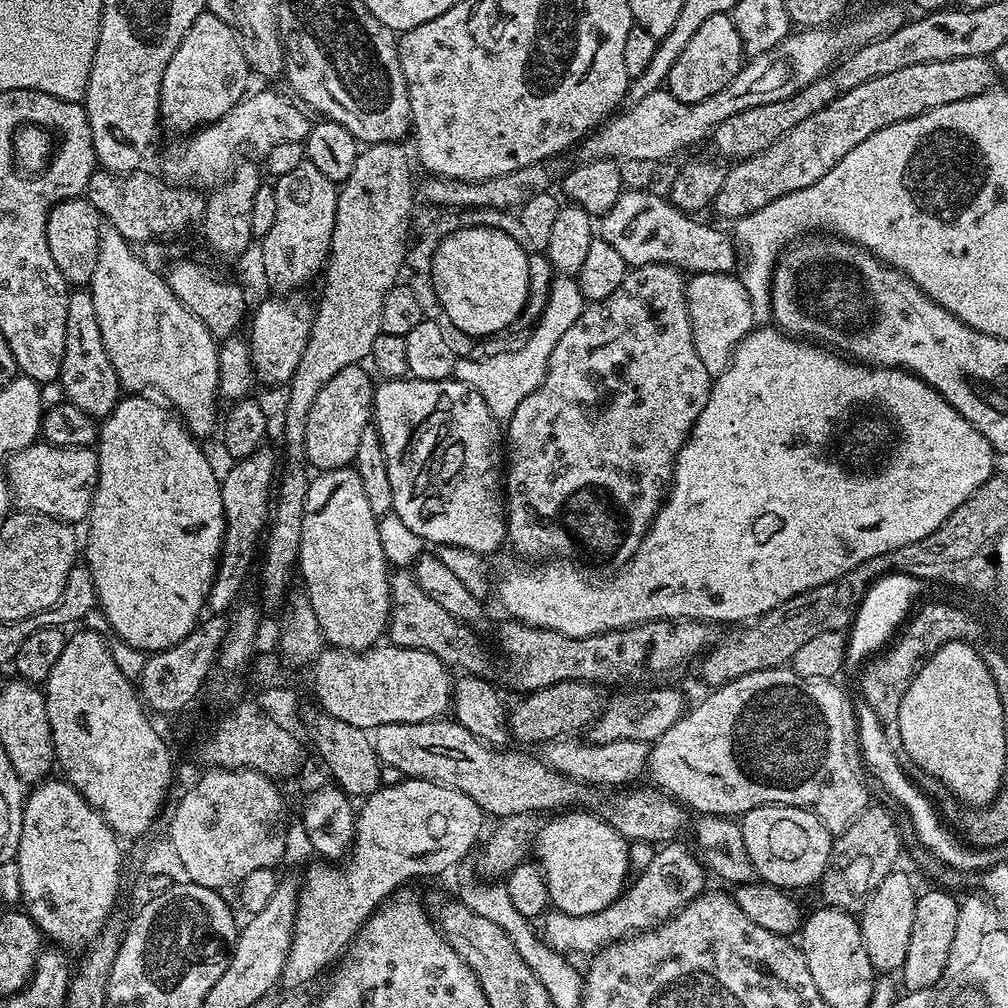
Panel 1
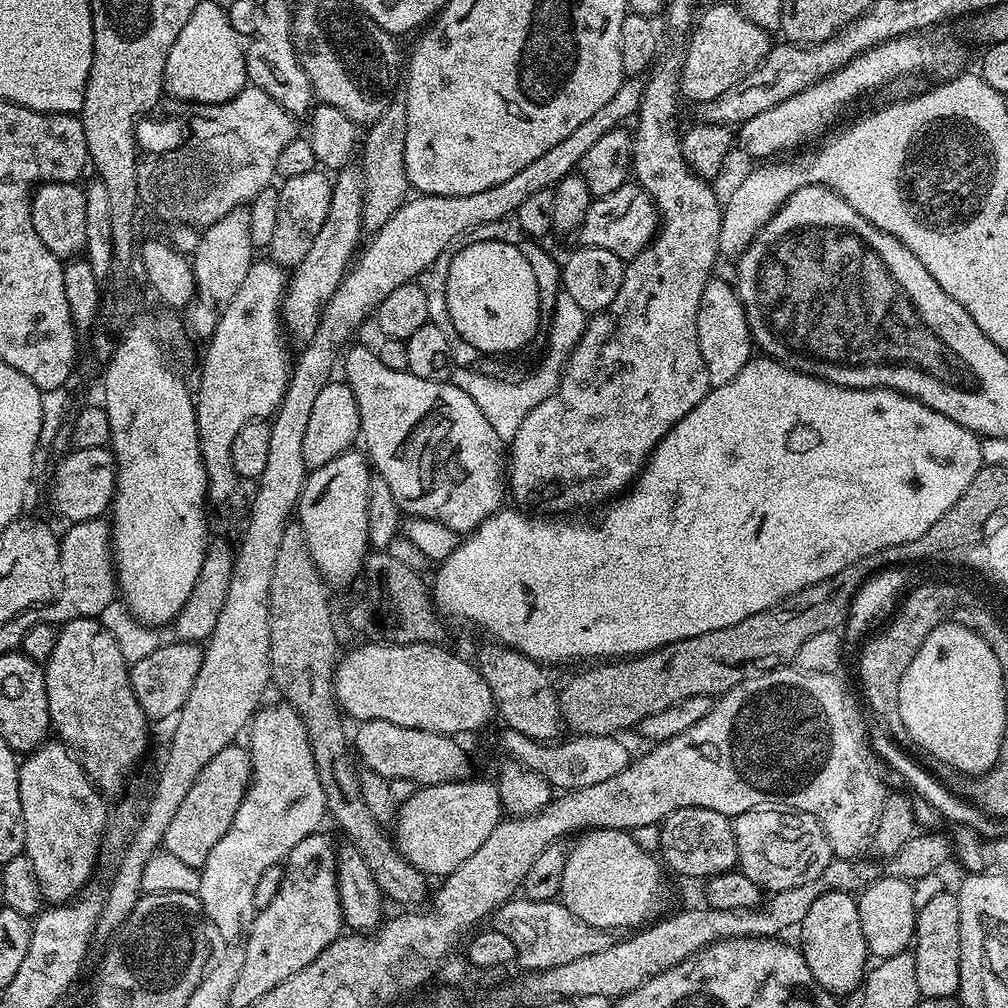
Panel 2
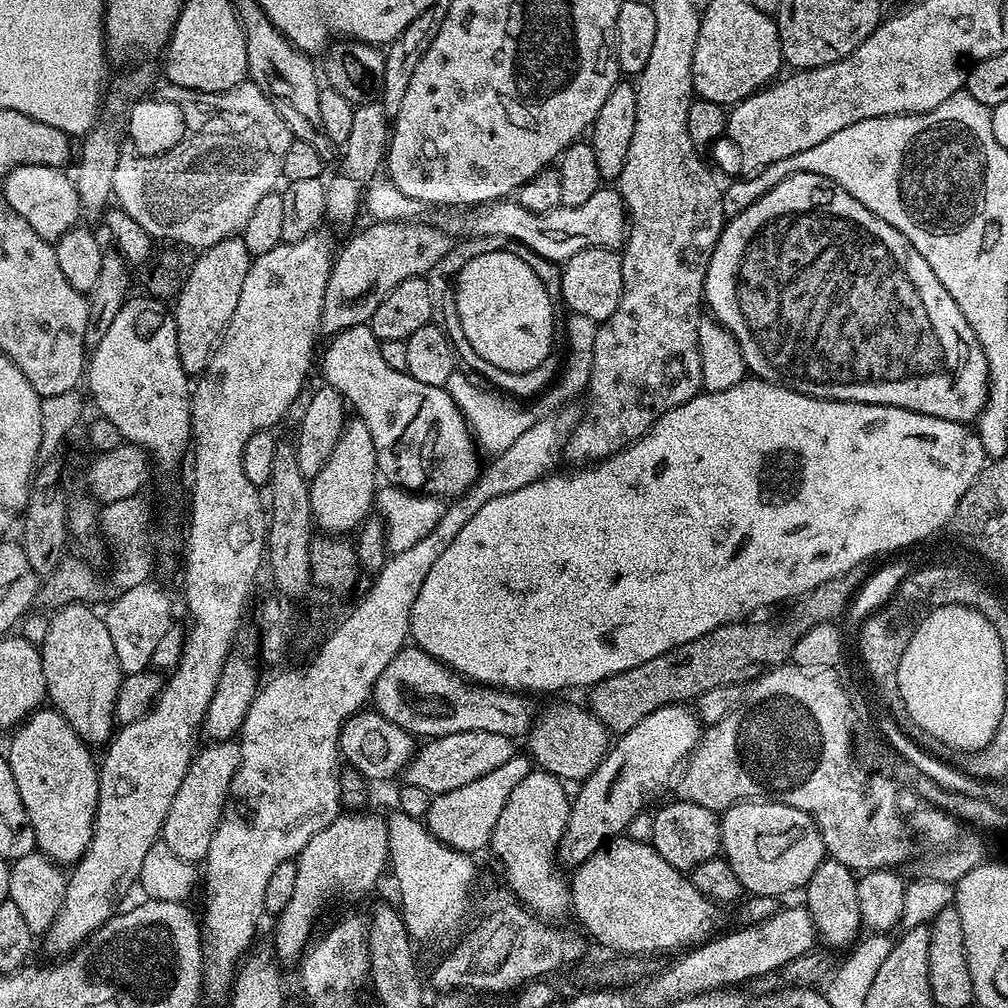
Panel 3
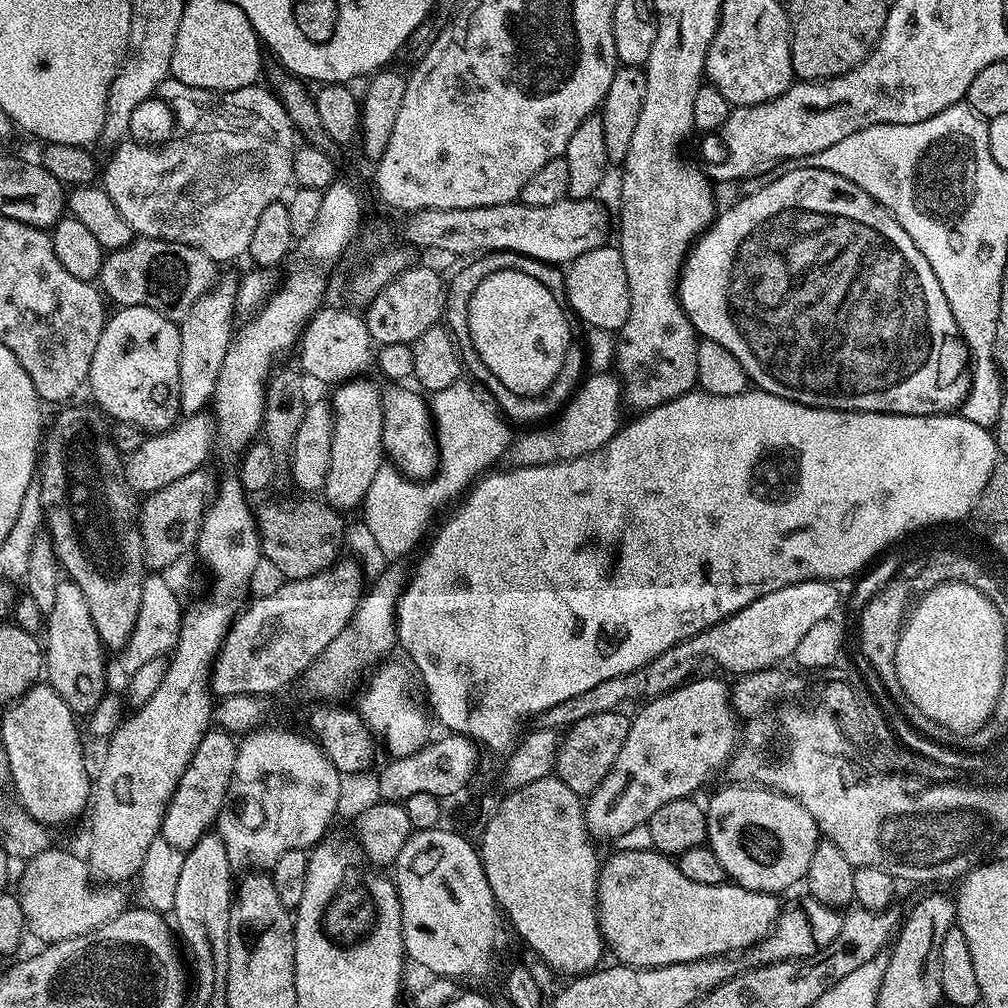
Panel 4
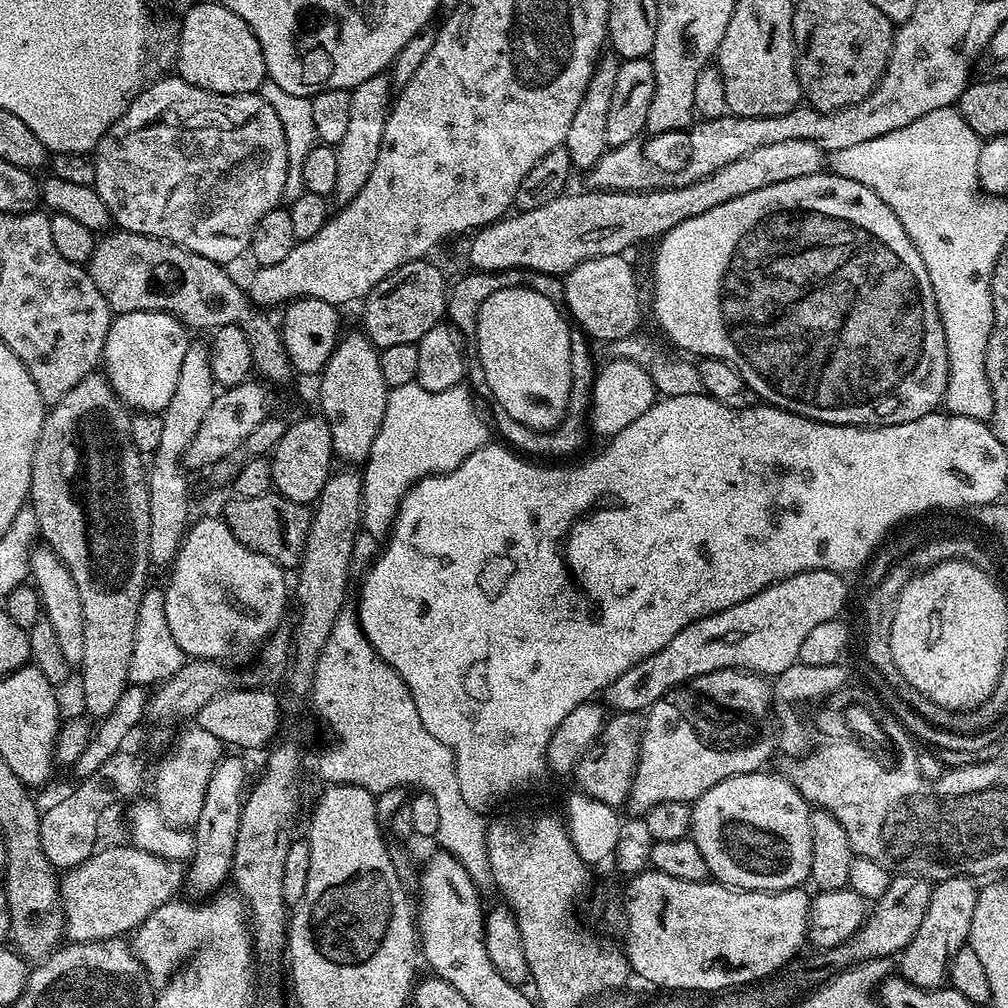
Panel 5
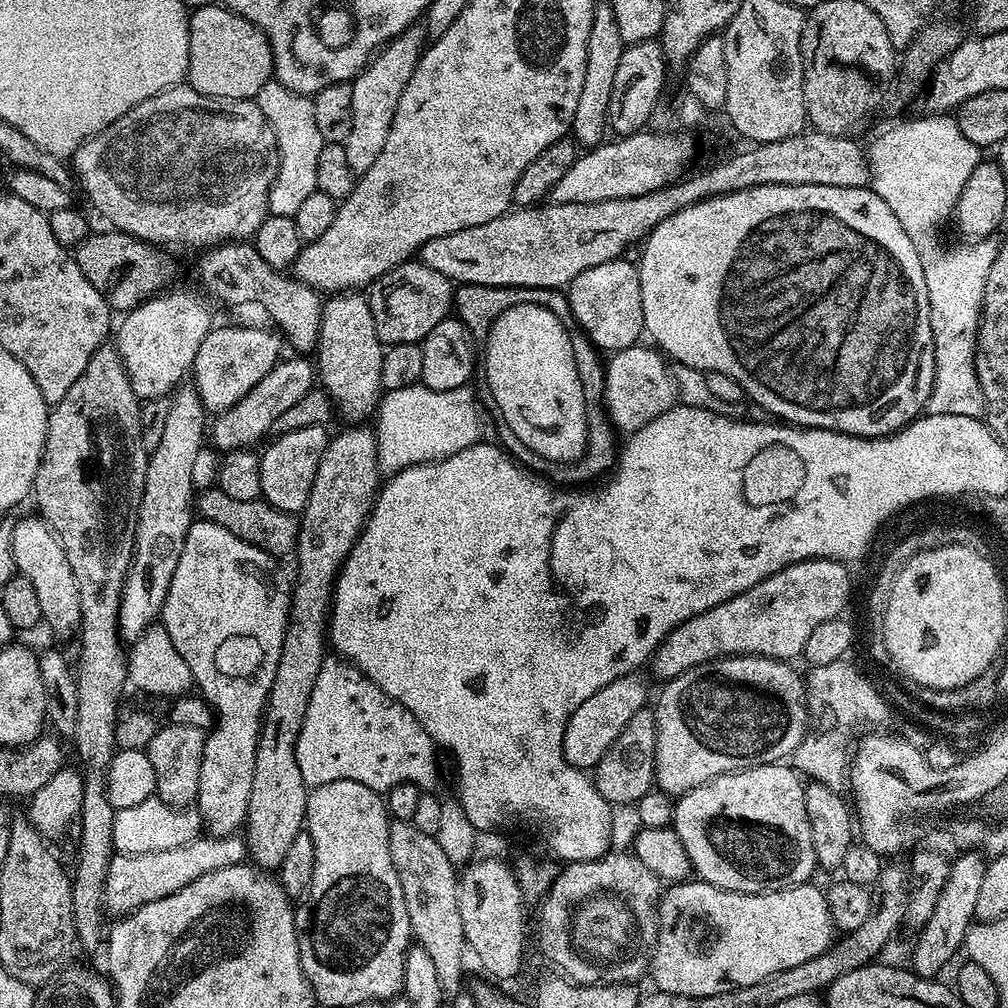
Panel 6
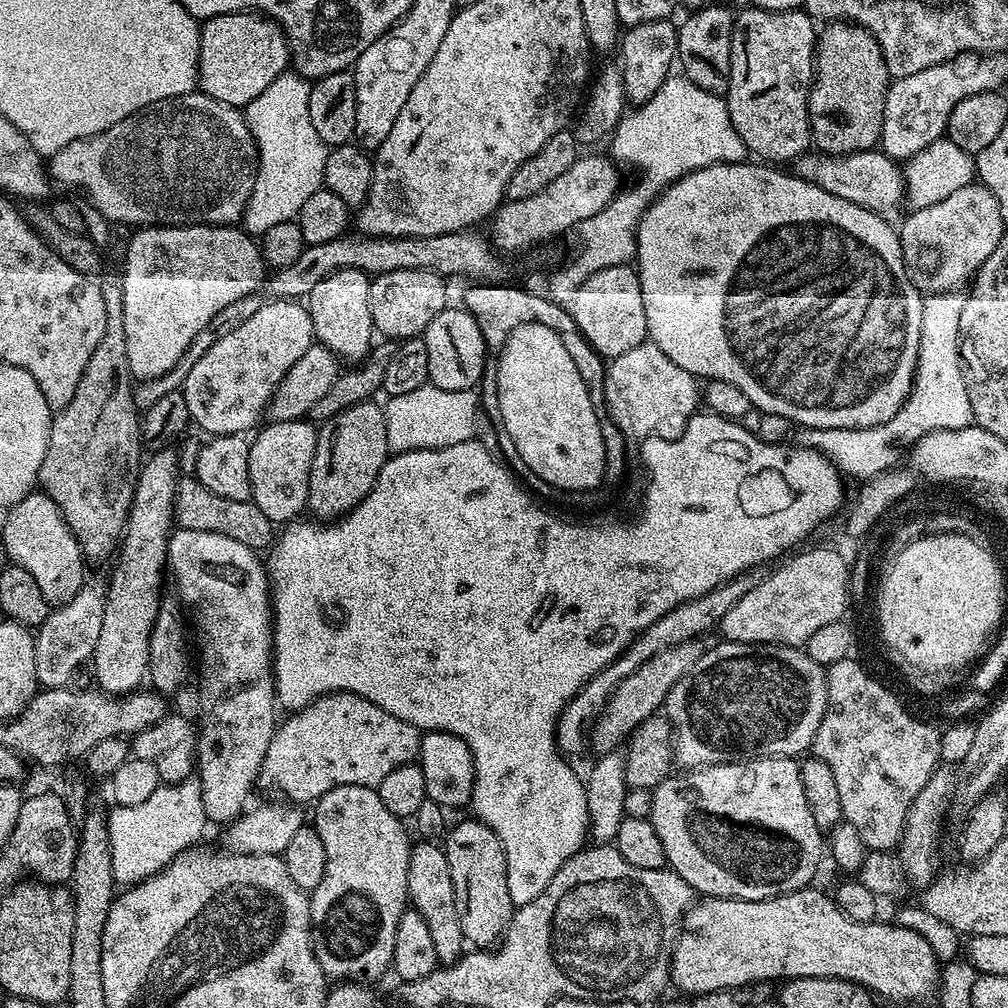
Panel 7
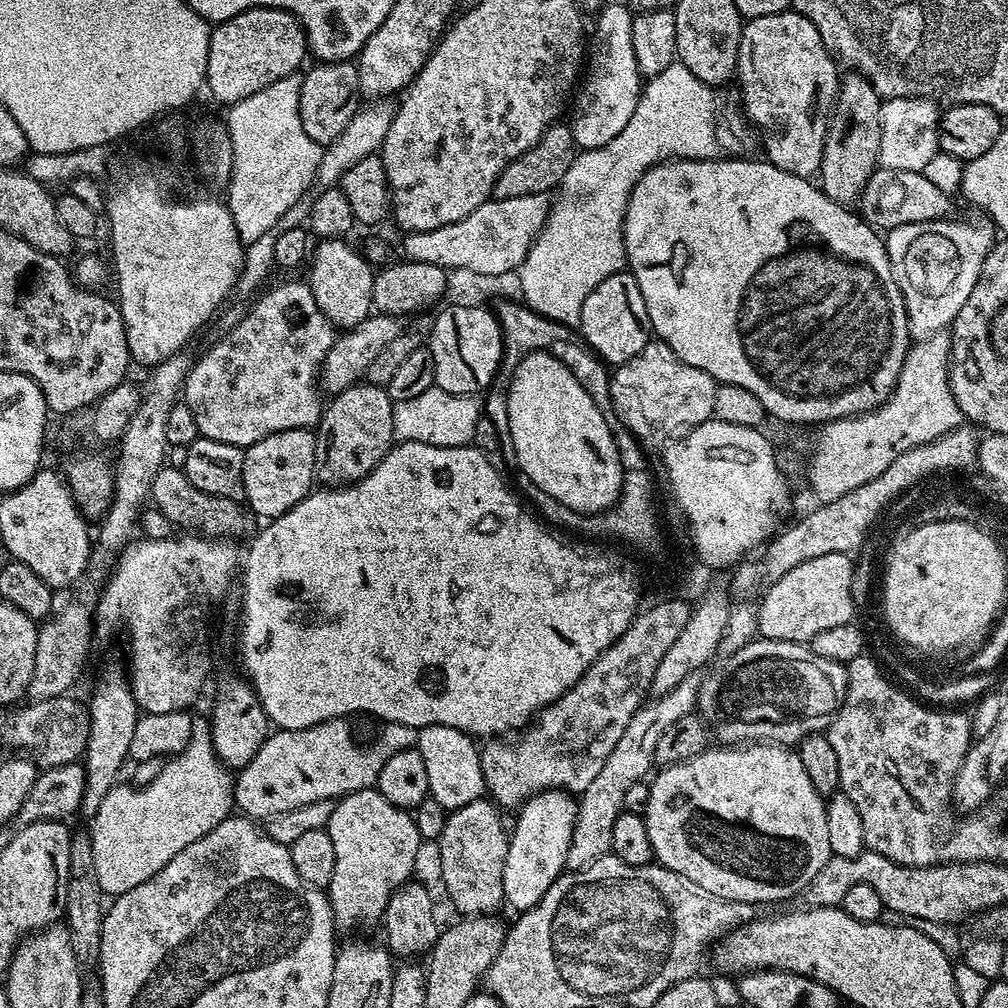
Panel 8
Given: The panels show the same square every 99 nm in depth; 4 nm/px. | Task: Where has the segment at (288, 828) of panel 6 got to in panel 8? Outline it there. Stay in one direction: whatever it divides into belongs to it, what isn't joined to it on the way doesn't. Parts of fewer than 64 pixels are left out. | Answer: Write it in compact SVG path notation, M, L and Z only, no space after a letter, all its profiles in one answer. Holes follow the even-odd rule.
M361 382L351 384L346 390L335 393L320 413L316 433L316 480L330 488L342 488L366 478L382 462L382 458L394 446L394 401L388 396L387 387Z

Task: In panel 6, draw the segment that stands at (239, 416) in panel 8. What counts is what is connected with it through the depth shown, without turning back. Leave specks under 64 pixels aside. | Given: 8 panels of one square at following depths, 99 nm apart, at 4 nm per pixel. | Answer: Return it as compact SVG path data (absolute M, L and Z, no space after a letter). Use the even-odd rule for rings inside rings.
M216 326L206 334L206 338L202 338L202 349L206 350L206 356L208 352L208 369L204 372L208 381L205 382L204 388L202 387L202 392L207 403L211 407L212 404L216 407L217 413L222 413L230 406L234 406L237 400L246 398L248 389L258 386L258 382L262 382L262 378L266 378L266 374L270 374L272 367L281 359L281 337L275 331L272 332L267 332L264 328ZM231 340L232 348L228 345ZM232 356L236 360L232 360Z

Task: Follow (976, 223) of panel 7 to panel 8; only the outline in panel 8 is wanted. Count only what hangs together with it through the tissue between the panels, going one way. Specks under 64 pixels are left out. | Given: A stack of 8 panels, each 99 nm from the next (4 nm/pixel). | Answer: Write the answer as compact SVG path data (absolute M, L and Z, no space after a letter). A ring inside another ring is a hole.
M941 218L887 229L884 245L908 311L908 335L913 341L925 340L937 330L944 330L966 306L970 290L992 249L993 229L987 223L967 224L964 220ZM988 228L989 229L988 229ZM992 231L992 232L991 232ZM912 288L924 296L912 296Z

